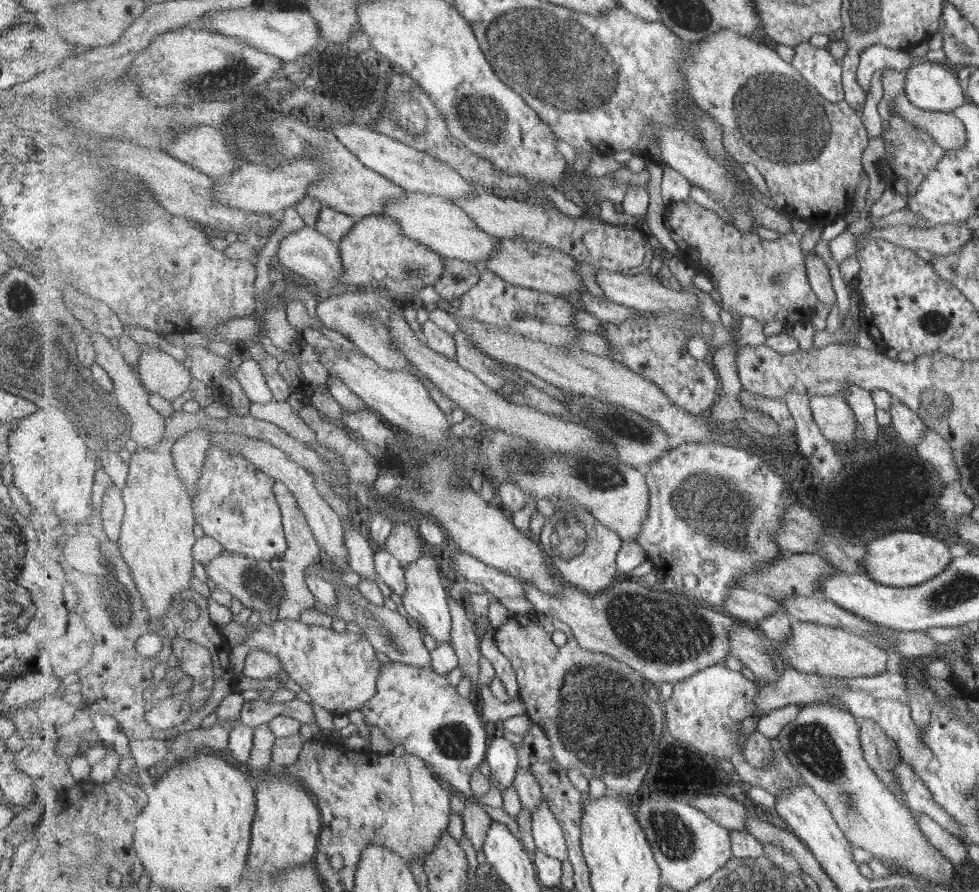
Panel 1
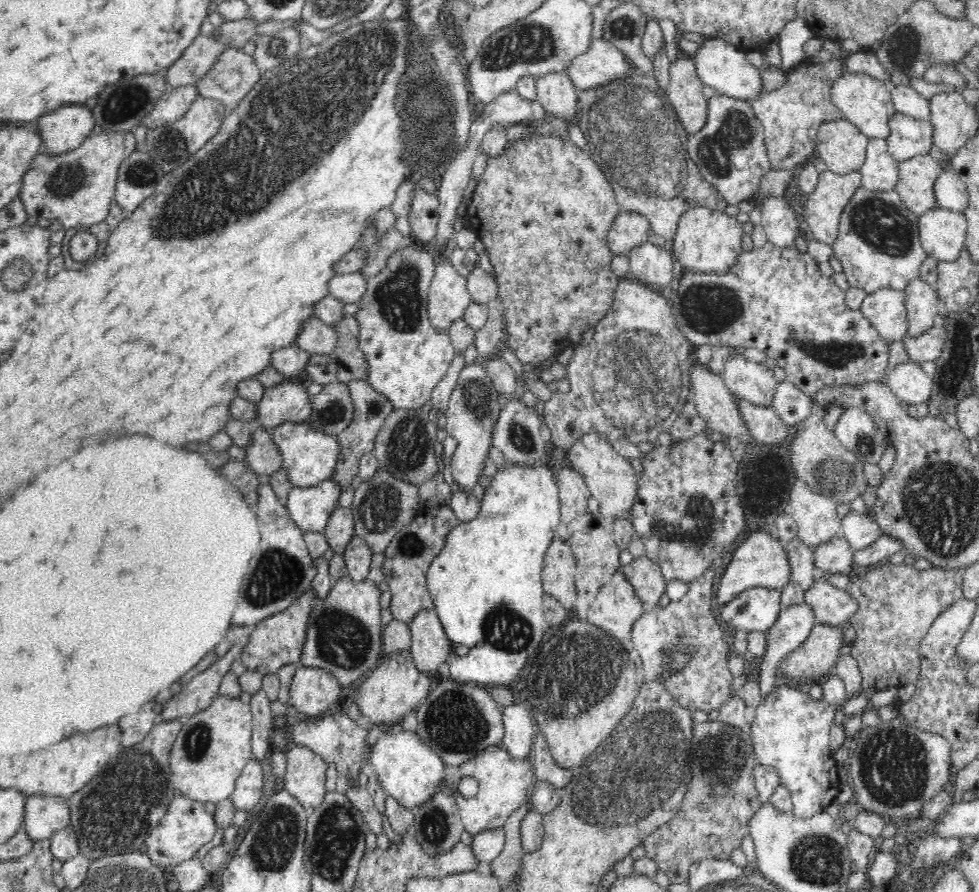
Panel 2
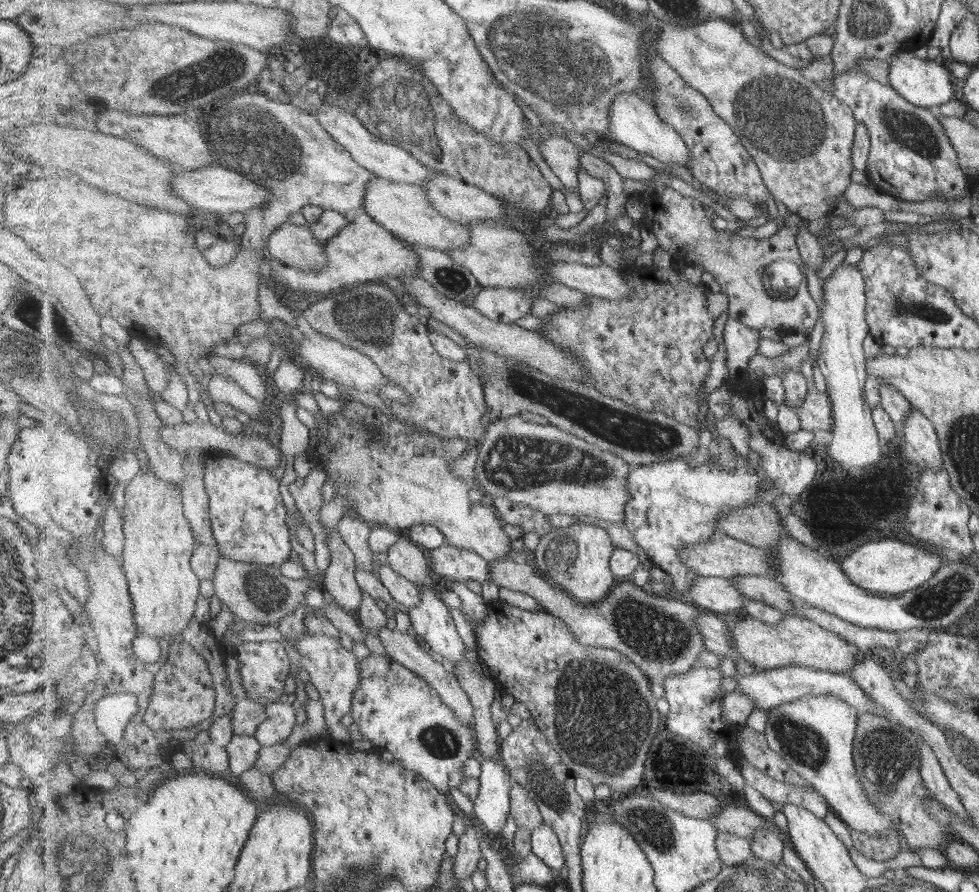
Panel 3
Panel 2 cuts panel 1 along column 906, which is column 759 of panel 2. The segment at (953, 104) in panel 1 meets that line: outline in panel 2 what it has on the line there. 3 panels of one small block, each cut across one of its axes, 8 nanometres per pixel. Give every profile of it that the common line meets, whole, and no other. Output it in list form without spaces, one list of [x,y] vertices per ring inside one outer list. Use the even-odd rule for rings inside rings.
[[[706,40],[702,48],[696,52],[696,70],[702,83],[716,89],[718,95],[726,95],[732,99],[749,102],[751,105],[764,96],[761,68],[752,65],[741,50],[736,50],[733,43],[722,40]]]

